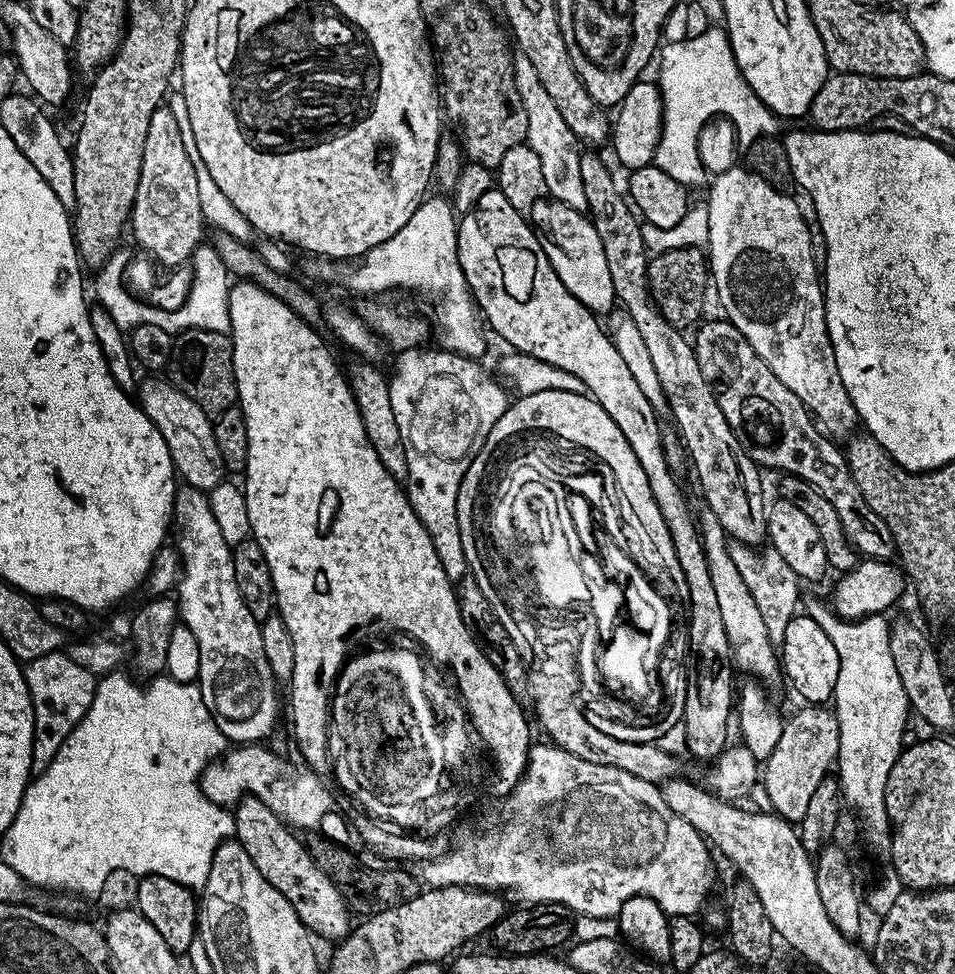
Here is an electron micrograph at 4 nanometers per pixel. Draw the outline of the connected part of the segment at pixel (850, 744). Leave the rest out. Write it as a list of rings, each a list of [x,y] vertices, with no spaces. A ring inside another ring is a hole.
[[[827,603],[812,604],[806,608],[806,612],[814,618],[814,622],[818,622],[818,626],[822,626],[822,630],[826,630],[826,638],[830,638],[830,642],[834,642],[834,650],[838,650],[838,682],[834,686],[832,700],[838,718],[840,749],[835,767],[840,768],[838,779],[842,800],[847,807],[849,804],[856,811],[860,819],[860,832],[869,850],[876,856],[887,857],[892,850],[892,823],[888,821],[886,810],[886,782],[890,778],[890,770],[894,770],[894,762],[905,747],[904,727],[910,717],[906,690],[902,690],[902,678],[898,678],[894,654],[890,654],[890,624],[880,614],[855,620],[841,619]]]

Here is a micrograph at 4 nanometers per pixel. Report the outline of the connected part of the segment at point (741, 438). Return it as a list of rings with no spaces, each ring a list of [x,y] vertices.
[[[727,318],[719,319],[705,319],[695,329],[697,332],[696,340],[694,336],[694,347],[698,366],[712,388],[722,414],[726,414],[726,422],[730,422],[730,430],[734,430],[741,450],[761,469],[781,468],[781,473],[810,482],[810,486],[814,486],[822,494],[822,498],[832,503],[838,519],[842,521],[842,530],[846,530],[846,538],[856,547],[861,557],[891,561],[896,556],[896,543],[892,540],[890,526],[886,526],[886,522],[882,522],[882,518],[878,518],[878,514],[874,514],[874,510],[866,506],[866,498],[862,498],[862,490],[858,490],[858,482],[854,482],[850,474],[848,458],[841,445],[821,431],[808,407],[798,398],[798,394],[794,394],[794,390],[786,390],[786,386],[778,382],[774,370],[770,370],[770,366],[766,366],[766,362],[758,358],[754,346],[746,342],[743,334]]]

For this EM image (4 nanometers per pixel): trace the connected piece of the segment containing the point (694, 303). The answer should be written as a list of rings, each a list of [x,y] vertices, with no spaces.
[[[685,246],[655,253],[648,262],[648,288],[666,322],[681,330],[691,329],[705,315],[704,291],[710,288],[710,265],[705,249]]]

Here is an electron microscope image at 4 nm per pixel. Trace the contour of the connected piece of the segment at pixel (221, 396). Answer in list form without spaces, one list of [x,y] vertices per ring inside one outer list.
[[[188,328],[172,342],[172,357],[166,369],[167,379],[186,398],[198,402],[202,410],[213,418],[237,403],[236,379],[231,339],[223,332],[211,332],[205,328]]]

